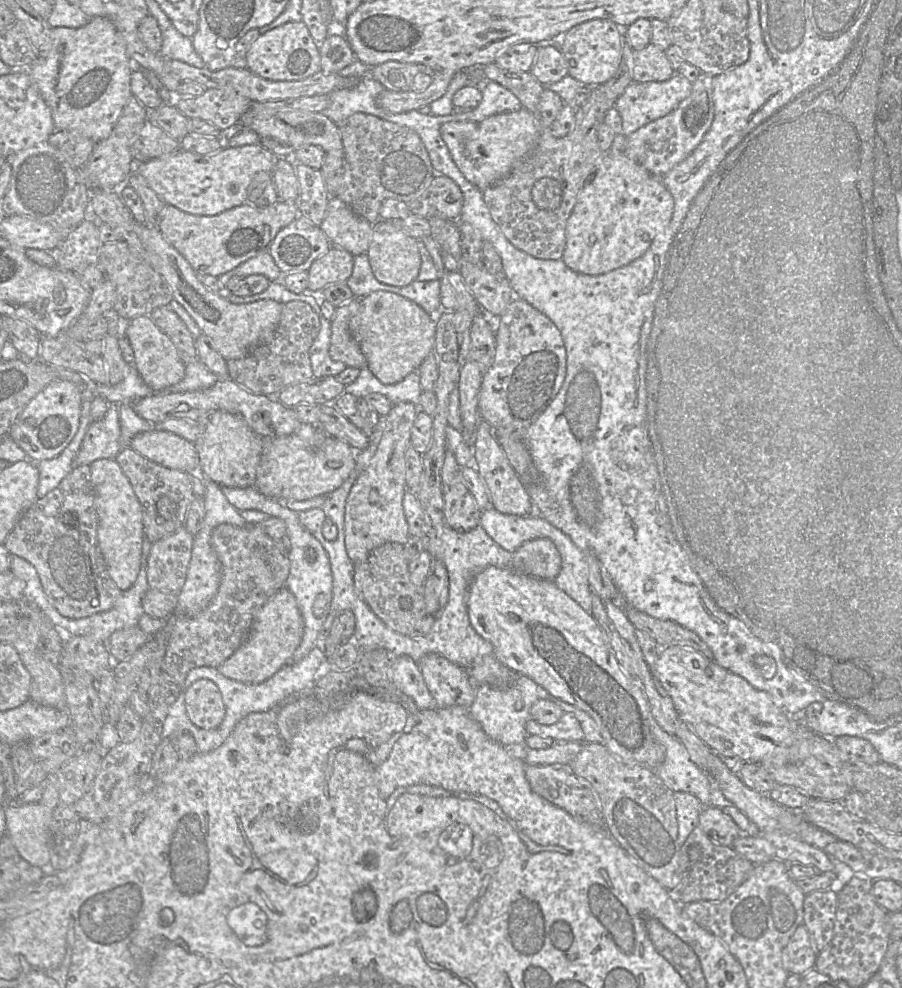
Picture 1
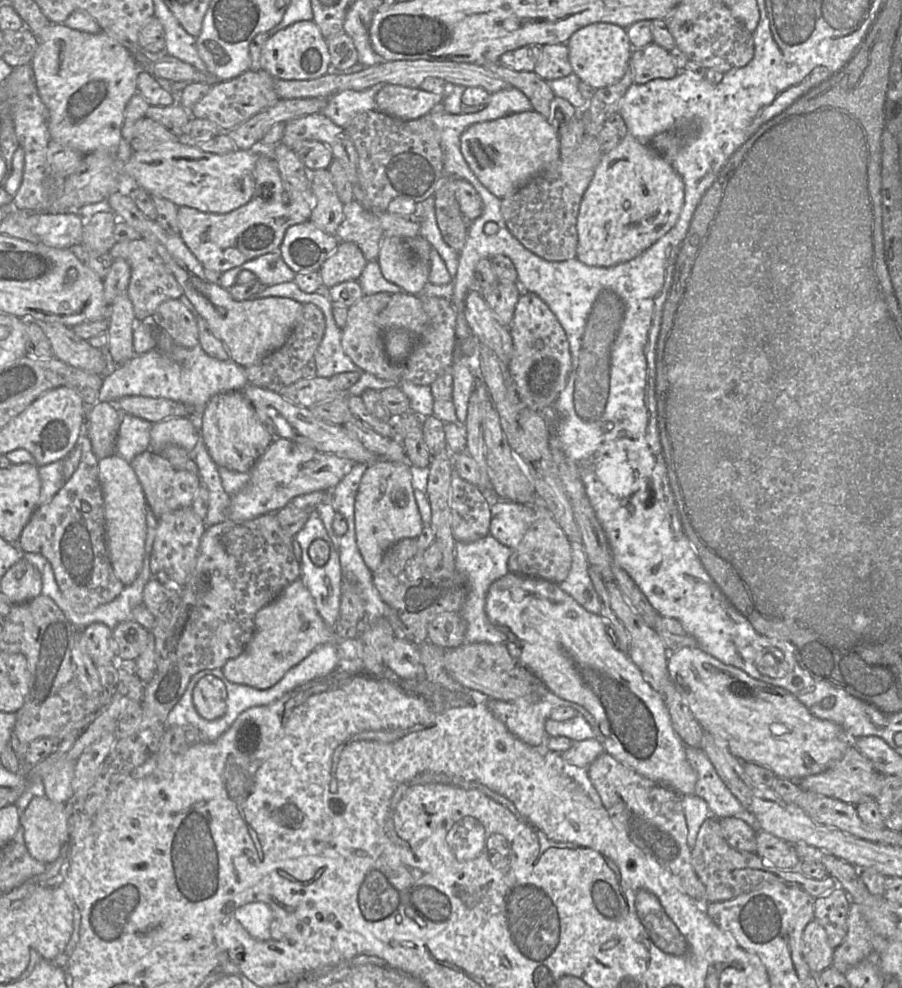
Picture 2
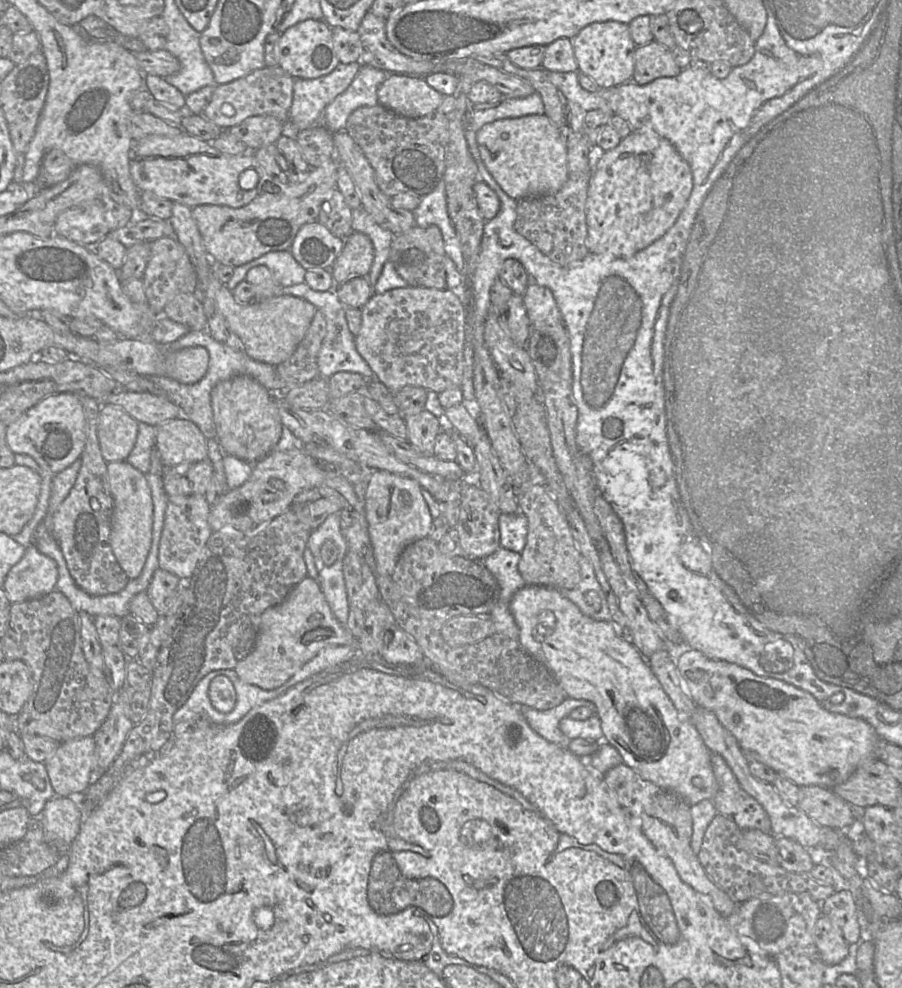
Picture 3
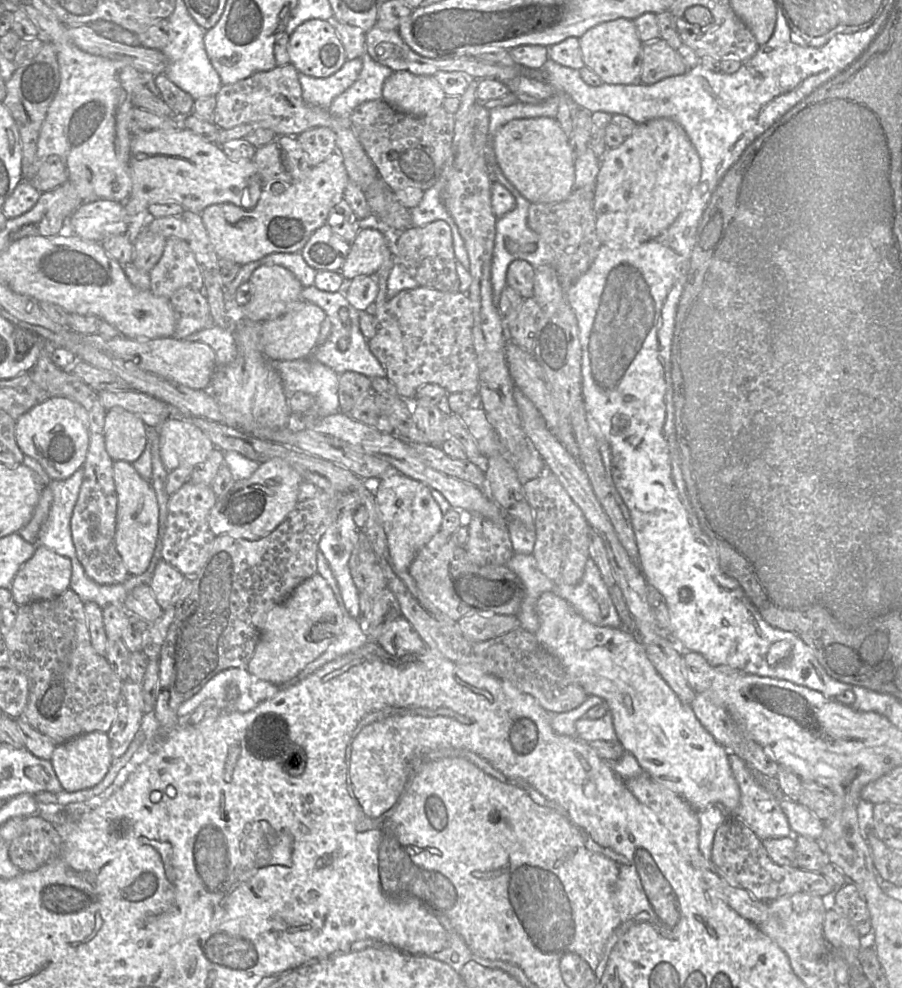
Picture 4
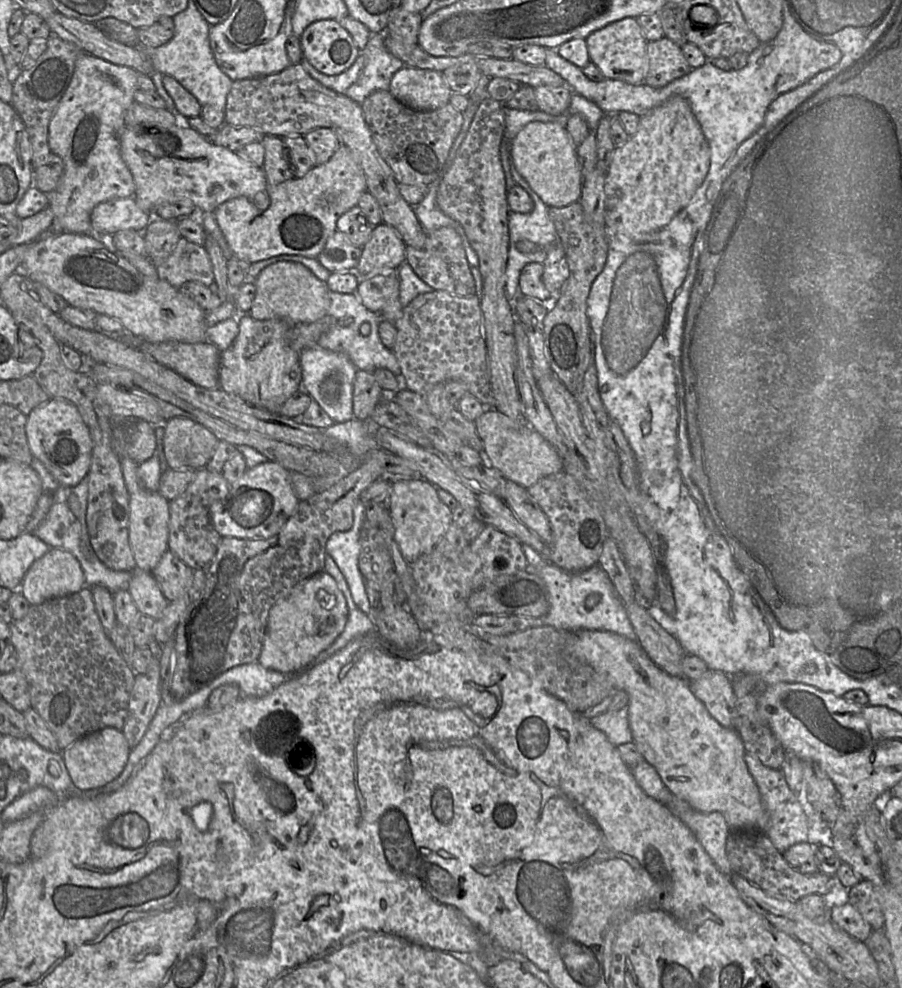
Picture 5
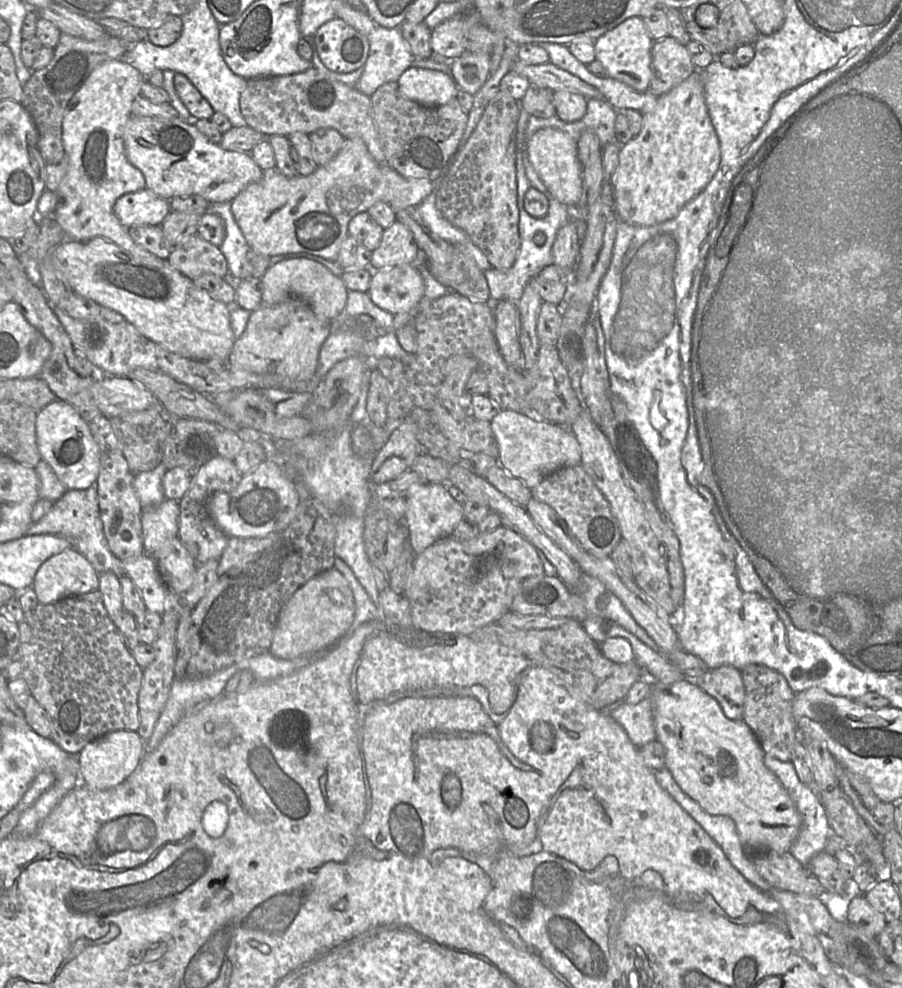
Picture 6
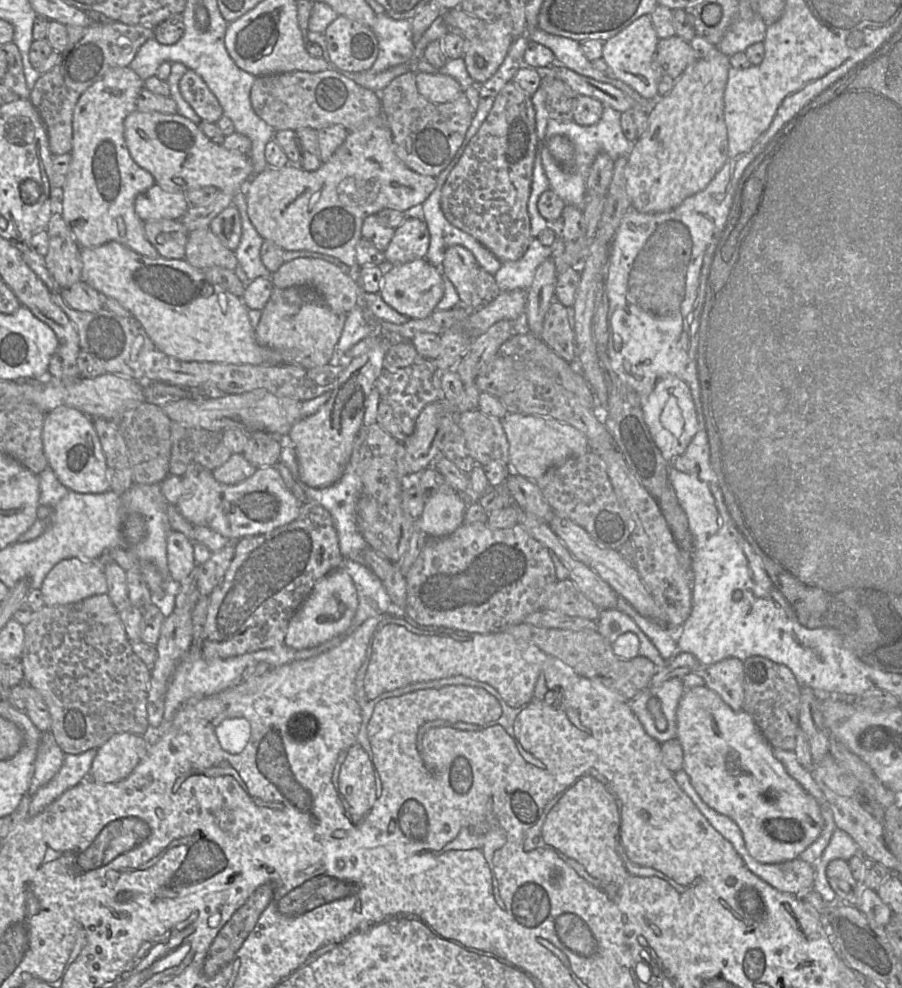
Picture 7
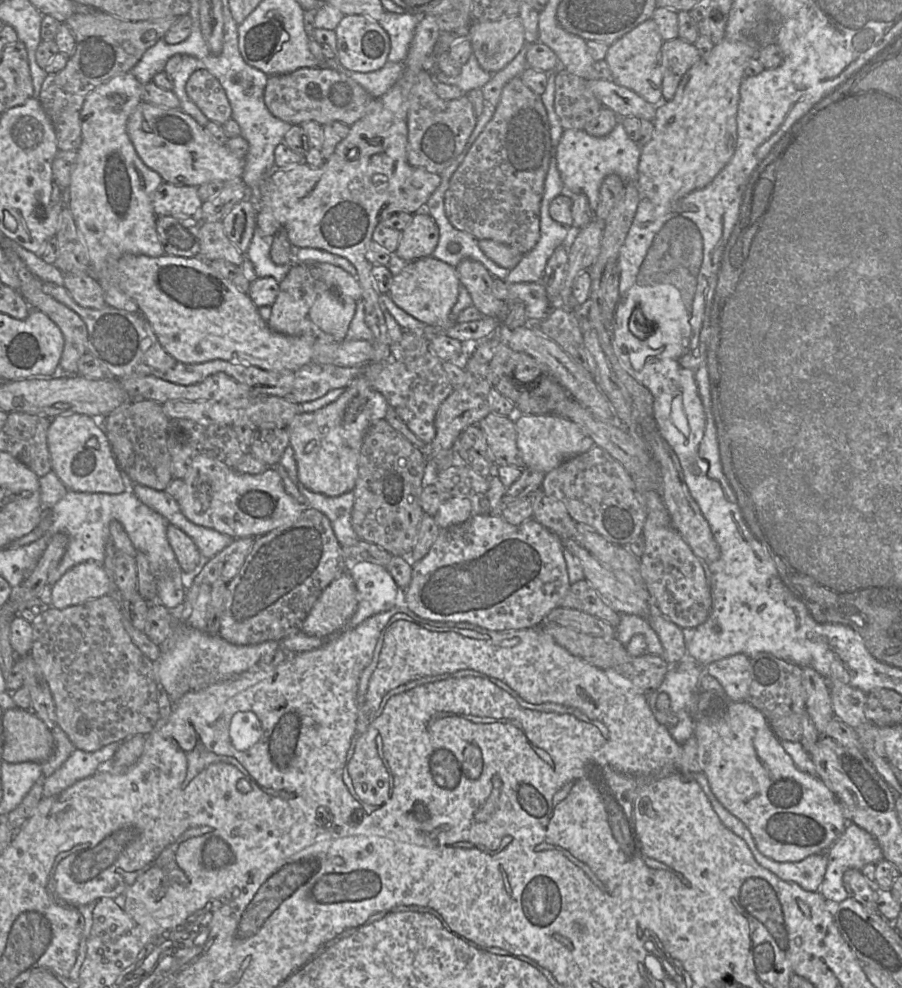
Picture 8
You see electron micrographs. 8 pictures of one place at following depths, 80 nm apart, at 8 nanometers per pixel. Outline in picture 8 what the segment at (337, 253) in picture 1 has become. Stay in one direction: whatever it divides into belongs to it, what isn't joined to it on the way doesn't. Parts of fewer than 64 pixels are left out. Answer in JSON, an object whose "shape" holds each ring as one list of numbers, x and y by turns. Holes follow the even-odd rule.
{"shape":[[424,210,413,215,411,223,401,231,394,258,410,262,430,257,439,240,439,228,435,220]]}

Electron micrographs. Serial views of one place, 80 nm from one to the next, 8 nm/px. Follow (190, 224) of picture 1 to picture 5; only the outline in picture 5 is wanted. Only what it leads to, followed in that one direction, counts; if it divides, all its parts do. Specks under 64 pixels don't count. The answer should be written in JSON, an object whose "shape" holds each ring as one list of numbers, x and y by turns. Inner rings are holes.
{"shape":[[340,145,327,162,314,166,304,177,293,178,274,186,267,185,269,204,264,210,257,207,249,198,240,196,220,204,213,211,213,215,232,256,237,259,252,264,282,254,317,258,329,237,337,231,336,223,339,217,357,206,365,192,367,192,367,184,362,169,350,150]]}

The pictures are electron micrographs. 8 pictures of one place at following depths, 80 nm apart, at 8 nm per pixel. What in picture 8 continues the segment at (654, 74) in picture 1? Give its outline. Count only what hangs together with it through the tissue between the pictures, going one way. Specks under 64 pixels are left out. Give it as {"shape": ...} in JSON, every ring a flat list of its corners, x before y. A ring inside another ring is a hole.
{"shape":[[679,37,663,42,661,51,662,100,673,99,685,73,700,60,701,56,694,44]]}

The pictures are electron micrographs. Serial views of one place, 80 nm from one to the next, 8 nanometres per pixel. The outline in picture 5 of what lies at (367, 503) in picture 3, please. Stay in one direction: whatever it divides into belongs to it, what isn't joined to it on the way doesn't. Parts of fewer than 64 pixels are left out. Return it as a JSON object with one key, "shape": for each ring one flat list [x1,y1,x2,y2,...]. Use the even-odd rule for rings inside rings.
{"shape":[[421,477,396,478,391,481,387,508,393,525,394,540,406,562,413,562,428,551,451,525,452,508,440,500,437,489]]}

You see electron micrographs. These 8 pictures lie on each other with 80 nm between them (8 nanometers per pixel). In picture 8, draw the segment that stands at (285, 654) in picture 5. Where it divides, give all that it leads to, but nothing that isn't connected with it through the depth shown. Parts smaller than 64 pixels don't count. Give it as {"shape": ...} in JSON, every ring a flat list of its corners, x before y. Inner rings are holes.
{"shape":[[345,572,322,592,304,620,301,631,309,636,330,636,345,626,357,606,354,580]]}

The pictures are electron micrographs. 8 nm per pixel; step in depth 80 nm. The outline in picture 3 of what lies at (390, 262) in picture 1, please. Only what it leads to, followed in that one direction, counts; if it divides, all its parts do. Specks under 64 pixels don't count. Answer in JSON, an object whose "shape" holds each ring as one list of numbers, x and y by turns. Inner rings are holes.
{"shape":[[416,225,408,231,394,236,389,261,396,264,397,272,407,281,408,286,445,290,447,289,445,256,443,236,439,227,431,225,421,228]]}

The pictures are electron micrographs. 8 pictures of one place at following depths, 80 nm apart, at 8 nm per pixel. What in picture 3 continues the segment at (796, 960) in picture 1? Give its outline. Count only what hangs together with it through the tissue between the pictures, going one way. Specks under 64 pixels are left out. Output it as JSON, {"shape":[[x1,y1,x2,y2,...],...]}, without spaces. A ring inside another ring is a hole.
{"shape":[[821,916,814,928,814,941,823,962,828,966,840,963,852,944,846,941,841,930,826,916]]}

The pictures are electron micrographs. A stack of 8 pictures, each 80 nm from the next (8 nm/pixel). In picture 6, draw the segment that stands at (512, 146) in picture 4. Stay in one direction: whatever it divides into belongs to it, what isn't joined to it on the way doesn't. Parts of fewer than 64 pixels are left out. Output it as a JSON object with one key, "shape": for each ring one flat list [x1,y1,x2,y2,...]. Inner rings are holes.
{"shape":[[547,127,537,130,525,145,528,160,549,194,566,206,578,207,584,201,585,187,575,141,567,133]]}

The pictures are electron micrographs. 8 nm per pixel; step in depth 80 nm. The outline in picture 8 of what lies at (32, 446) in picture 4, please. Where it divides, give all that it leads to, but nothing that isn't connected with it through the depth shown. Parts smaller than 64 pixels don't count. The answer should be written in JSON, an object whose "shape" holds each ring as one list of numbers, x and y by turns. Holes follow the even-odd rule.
{"shape":[[64,414,51,419,47,443,52,470,75,492,119,494,132,490,132,482,120,470,101,423,84,414]]}

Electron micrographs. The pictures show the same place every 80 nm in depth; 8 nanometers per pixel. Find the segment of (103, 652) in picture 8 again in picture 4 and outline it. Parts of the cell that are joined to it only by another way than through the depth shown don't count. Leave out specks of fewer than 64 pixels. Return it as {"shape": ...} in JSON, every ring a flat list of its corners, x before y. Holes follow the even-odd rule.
{"shape":[[68,589,52,599,20,606,14,624,4,630,9,667,25,674,30,681,30,696,23,718,56,745,91,732,108,732,117,716,117,705,124,684,106,657,94,650,84,605,80,597]]}

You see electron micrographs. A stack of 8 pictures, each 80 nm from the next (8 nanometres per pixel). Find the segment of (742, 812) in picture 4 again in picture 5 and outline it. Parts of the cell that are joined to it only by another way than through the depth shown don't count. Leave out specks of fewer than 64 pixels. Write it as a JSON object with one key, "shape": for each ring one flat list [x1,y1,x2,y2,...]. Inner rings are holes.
{"shape":[[750,753,745,754,745,762,759,788,766,813,766,825,762,832,778,851,783,854,788,848,800,842,831,847,831,825,823,820,802,793,797,794,790,789,781,769,771,769,763,765]]}

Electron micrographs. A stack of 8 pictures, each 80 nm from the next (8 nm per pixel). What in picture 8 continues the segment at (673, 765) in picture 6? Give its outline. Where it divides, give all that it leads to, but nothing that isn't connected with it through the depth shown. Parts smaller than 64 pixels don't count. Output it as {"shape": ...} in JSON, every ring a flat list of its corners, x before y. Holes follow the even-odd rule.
{"shape":[[731,702,695,719,694,737,704,748,705,774,720,804,750,831,758,851,776,862,799,862,811,855,827,853,848,825,836,796,815,775,800,771,784,750,765,716,747,702]]}

